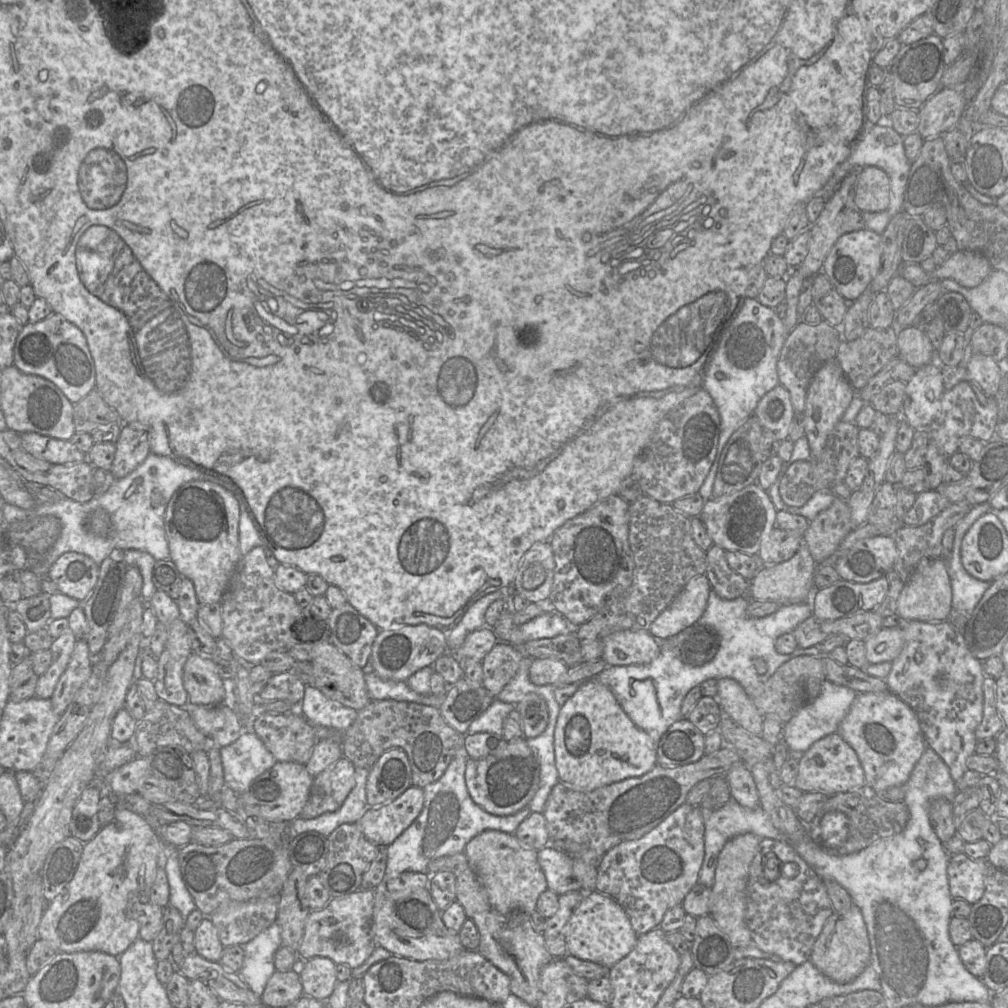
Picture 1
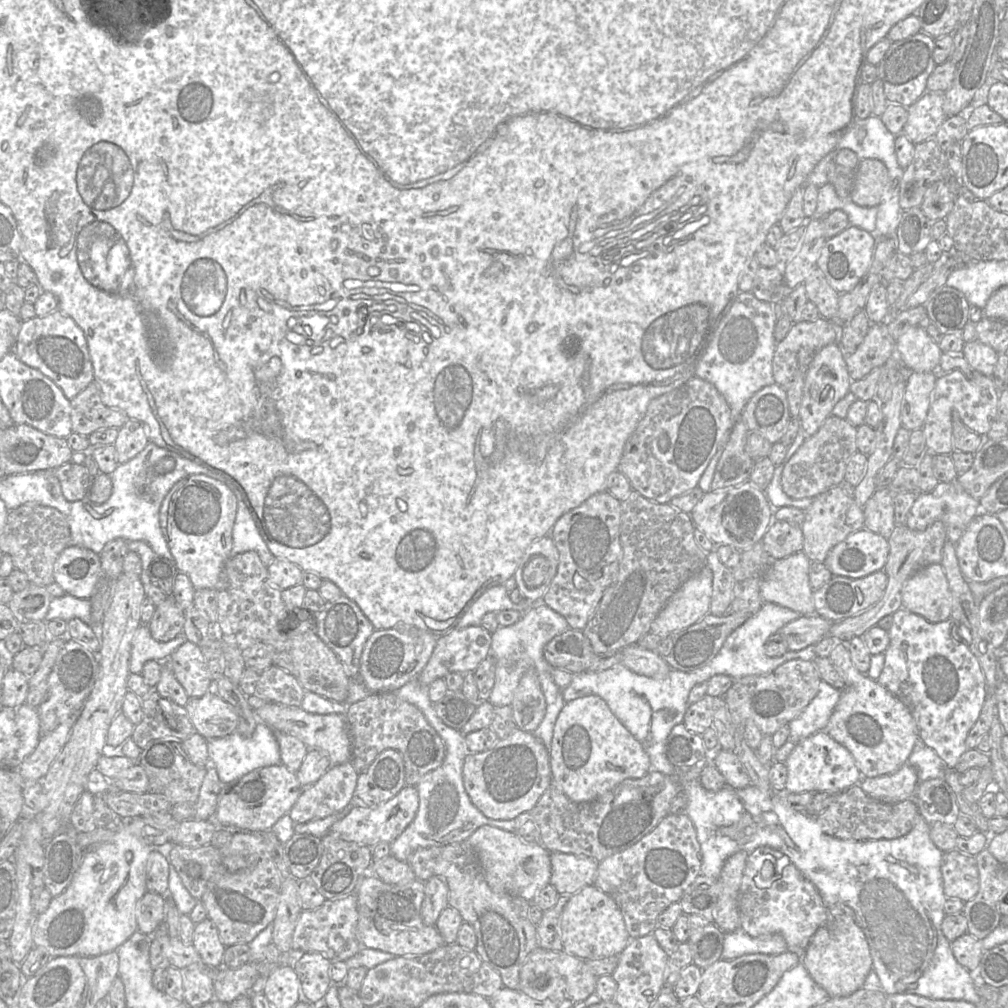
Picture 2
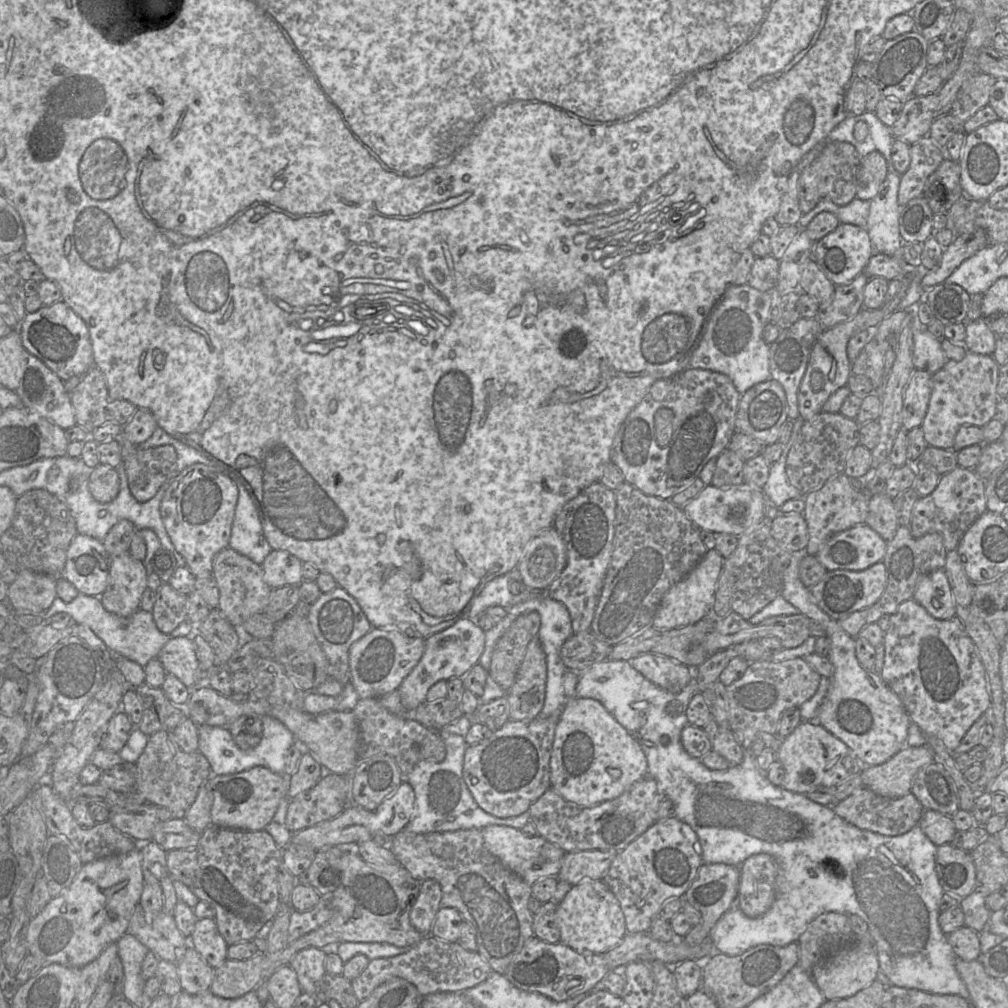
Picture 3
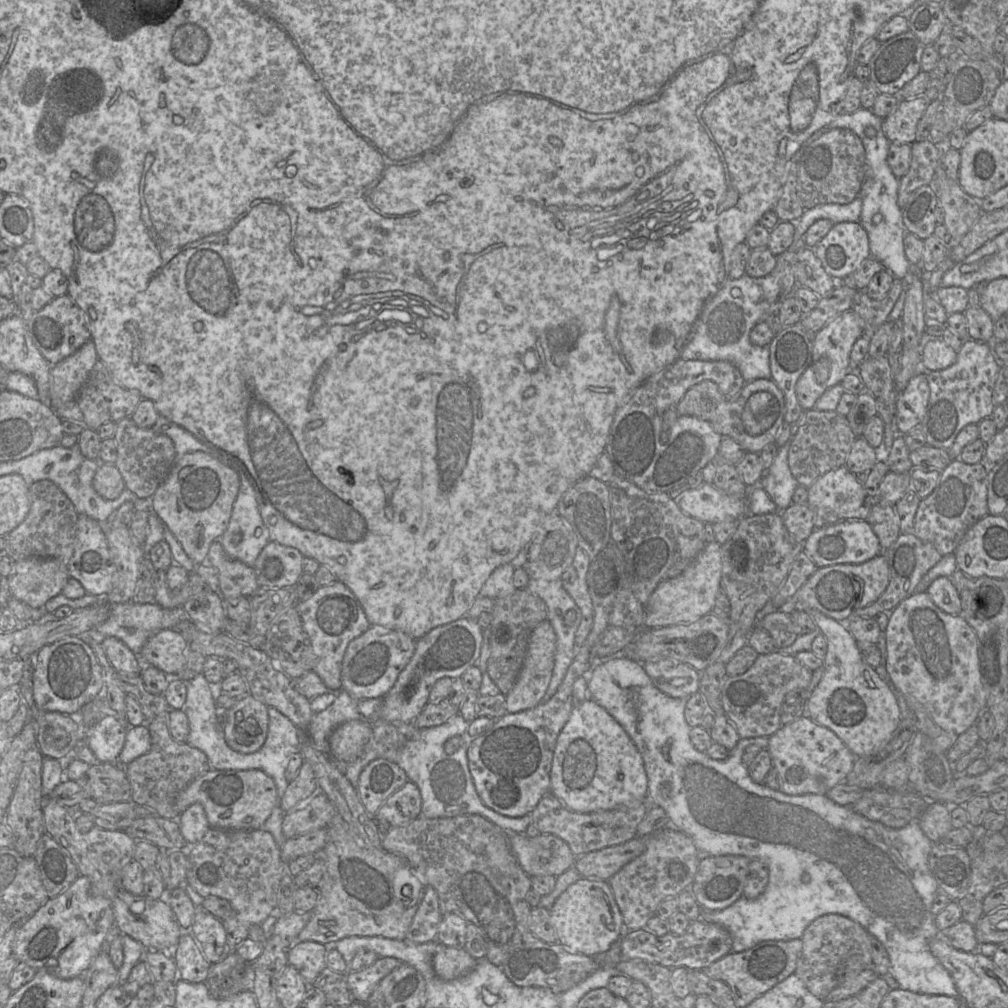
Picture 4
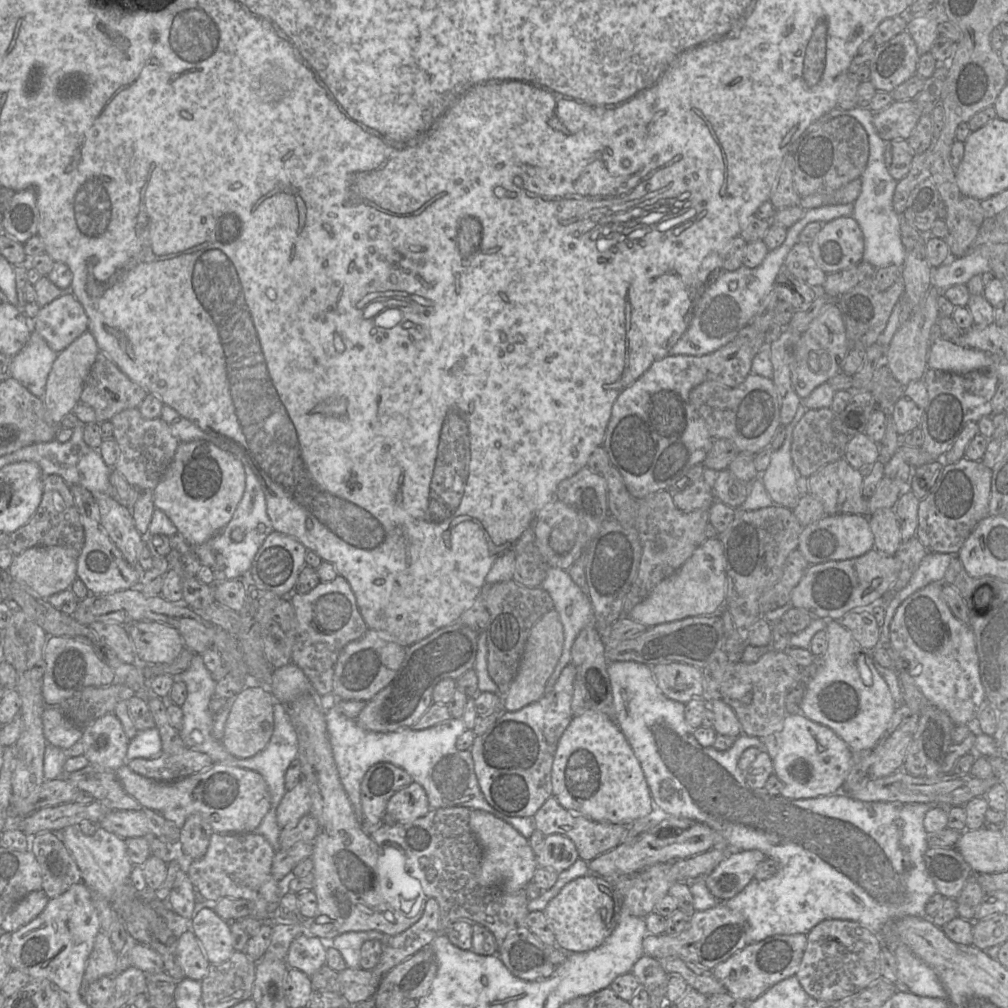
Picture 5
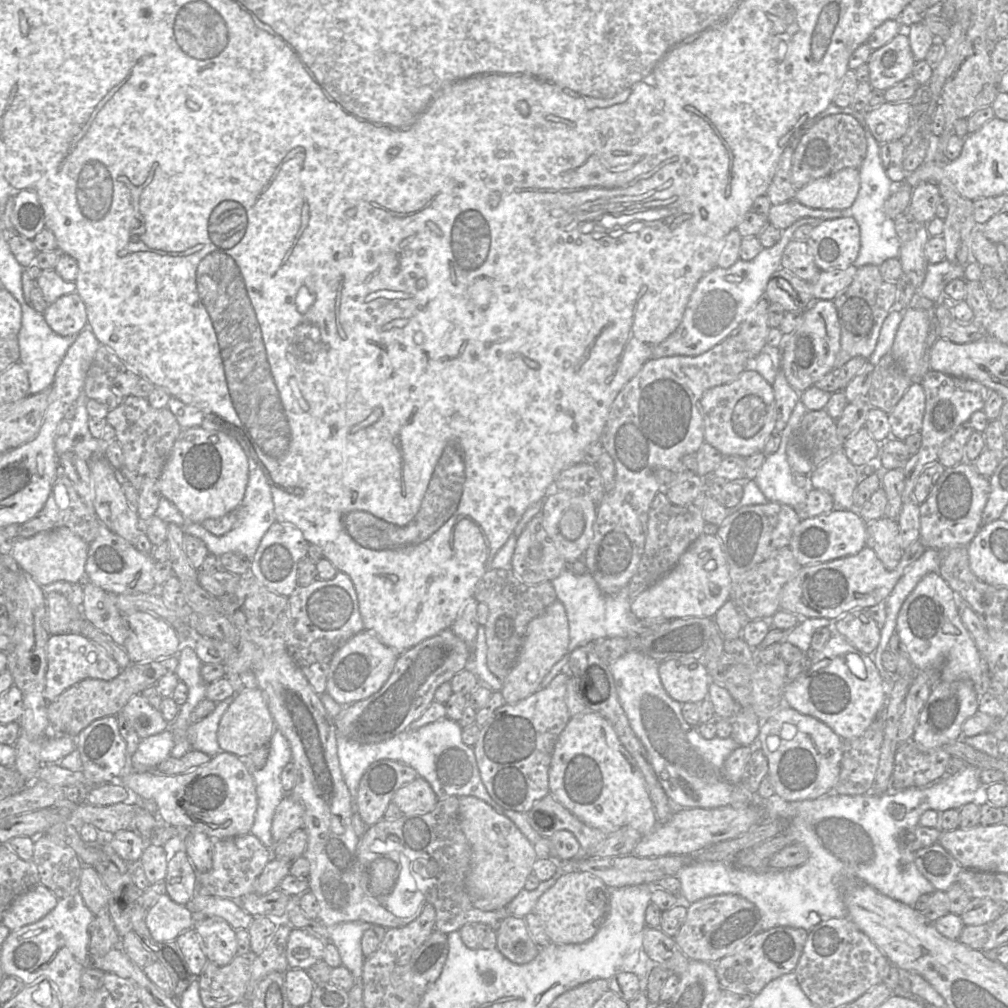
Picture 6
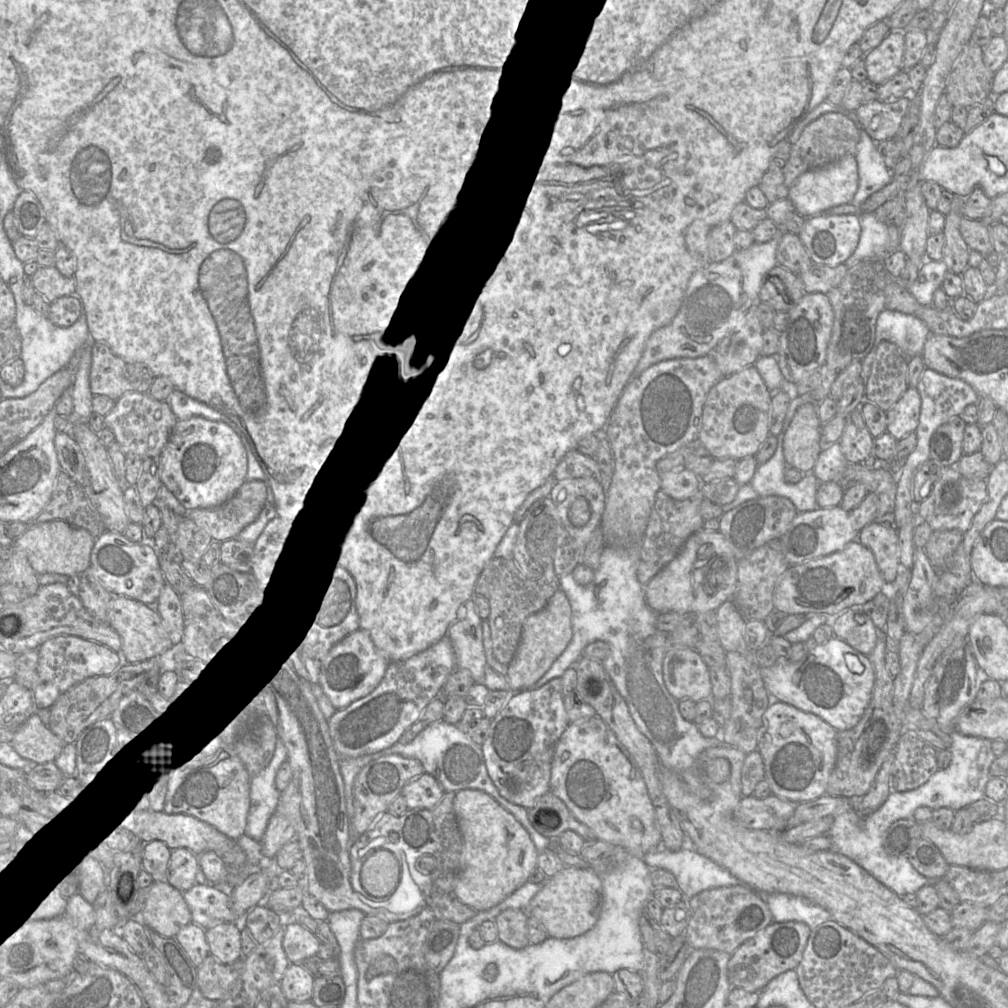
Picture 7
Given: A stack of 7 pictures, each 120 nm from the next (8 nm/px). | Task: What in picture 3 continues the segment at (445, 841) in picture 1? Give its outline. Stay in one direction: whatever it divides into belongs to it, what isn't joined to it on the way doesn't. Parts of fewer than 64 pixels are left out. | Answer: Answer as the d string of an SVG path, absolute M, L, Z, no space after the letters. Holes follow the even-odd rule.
M461 716L444 726L442 729L457 735L447 734L444 738L446 757L442 762L422 760L404 777L415 792L414 813L406 830L414 833L446 832L460 829L483 829L490 825L509 826L522 829L530 821L529 810L508 818L498 818L487 812L474 800L463 778L465 751L468 747L465 737L471 726L468 716Z

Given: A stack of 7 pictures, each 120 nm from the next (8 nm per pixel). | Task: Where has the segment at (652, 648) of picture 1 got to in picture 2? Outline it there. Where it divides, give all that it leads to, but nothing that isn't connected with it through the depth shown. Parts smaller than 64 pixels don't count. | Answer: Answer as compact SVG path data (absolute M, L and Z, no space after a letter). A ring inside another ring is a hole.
M638 644L624 647L621 654L621 663L636 674L662 680L671 671L669 664L660 655Z

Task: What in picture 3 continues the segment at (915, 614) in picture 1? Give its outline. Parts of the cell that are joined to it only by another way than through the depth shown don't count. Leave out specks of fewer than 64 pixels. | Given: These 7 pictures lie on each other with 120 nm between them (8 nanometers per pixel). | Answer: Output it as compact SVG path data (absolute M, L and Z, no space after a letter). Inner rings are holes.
M943 569L923 576L916 585L912 599L936 619L948 620L956 616L953 594Z

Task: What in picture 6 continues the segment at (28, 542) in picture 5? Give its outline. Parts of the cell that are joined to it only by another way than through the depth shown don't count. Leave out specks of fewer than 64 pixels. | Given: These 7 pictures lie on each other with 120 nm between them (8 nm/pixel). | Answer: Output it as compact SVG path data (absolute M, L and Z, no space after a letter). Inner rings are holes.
M58 464L55 481L51 486L45 505L31 520L20 525L18 537L29 538L42 531L65 526L90 544L96 538L101 524L103 523L97 517L96 512L90 511L81 500L72 482L63 473Z

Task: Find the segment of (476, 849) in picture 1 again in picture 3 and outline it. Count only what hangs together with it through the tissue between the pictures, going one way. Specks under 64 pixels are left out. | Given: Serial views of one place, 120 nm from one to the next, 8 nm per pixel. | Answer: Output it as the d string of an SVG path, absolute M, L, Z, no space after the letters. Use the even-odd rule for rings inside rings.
M490 825L483 828L482 835L489 852L530 886L540 879L550 876L557 877L559 874L566 852L540 835L527 837L520 829L500 825Z

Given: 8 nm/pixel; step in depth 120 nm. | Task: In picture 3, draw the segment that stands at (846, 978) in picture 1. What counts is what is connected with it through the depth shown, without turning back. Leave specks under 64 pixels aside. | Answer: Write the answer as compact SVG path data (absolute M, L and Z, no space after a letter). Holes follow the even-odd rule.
M856 943L850 951L837 952L816 965L810 976L826 1001L842 1000L855 995L876 980L879 962L873 944Z

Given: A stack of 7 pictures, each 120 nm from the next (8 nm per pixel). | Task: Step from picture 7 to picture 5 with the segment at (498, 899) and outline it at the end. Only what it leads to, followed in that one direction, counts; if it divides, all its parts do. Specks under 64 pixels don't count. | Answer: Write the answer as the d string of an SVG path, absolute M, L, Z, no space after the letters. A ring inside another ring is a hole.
M471 810L469 824L482 847L478 883L484 887L498 888L509 894L524 890L532 881L537 868L536 854L529 840L510 824L482 810Z

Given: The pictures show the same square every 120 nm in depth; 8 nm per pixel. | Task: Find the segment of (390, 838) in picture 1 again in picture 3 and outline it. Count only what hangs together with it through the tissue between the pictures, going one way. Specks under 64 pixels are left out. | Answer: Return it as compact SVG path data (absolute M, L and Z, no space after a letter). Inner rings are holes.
M407 781L399 787L374 810L364 809L354 803L349 805L338 816L322 821L312 827L293 832L291 843L305 845L316 851L341 844L357 844L373 838L376 832L394 836L402 831L414 813L415 792Z

